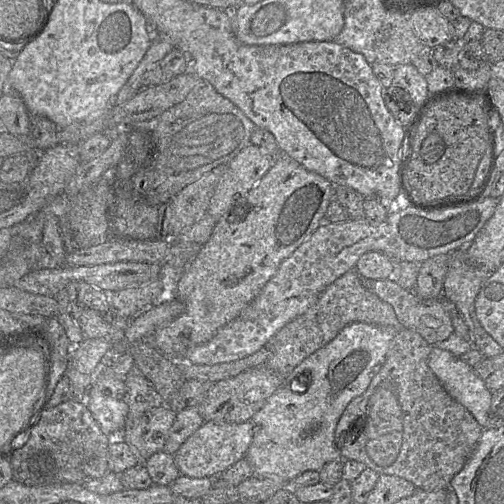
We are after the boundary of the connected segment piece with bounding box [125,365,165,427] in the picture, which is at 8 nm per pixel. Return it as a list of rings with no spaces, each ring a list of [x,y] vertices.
[[[134,365],[125,377],[128,413],[125,427],[140,418],[146,411],[165,405],[152,383]]]

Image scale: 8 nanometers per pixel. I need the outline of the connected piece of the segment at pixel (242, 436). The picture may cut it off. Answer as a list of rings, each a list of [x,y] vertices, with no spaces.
[[[208,421],[191,435],[173,454],[180,475],[192,478],[216,478],[245,457],[253,439],[253,424]]]

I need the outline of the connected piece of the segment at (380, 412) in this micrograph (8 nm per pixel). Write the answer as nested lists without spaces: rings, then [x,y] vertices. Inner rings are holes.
[[[402,328],[390,344],[385,362],[368,388],[353,399],[342,414],[335,431],[335,445],[344,460],[355,460],[379,475],[394,475],[425,491],[450,489],[452,478],[473,454],[483,428],[472,414],[445,391],[428,365],[430,345],[417,332]]]

